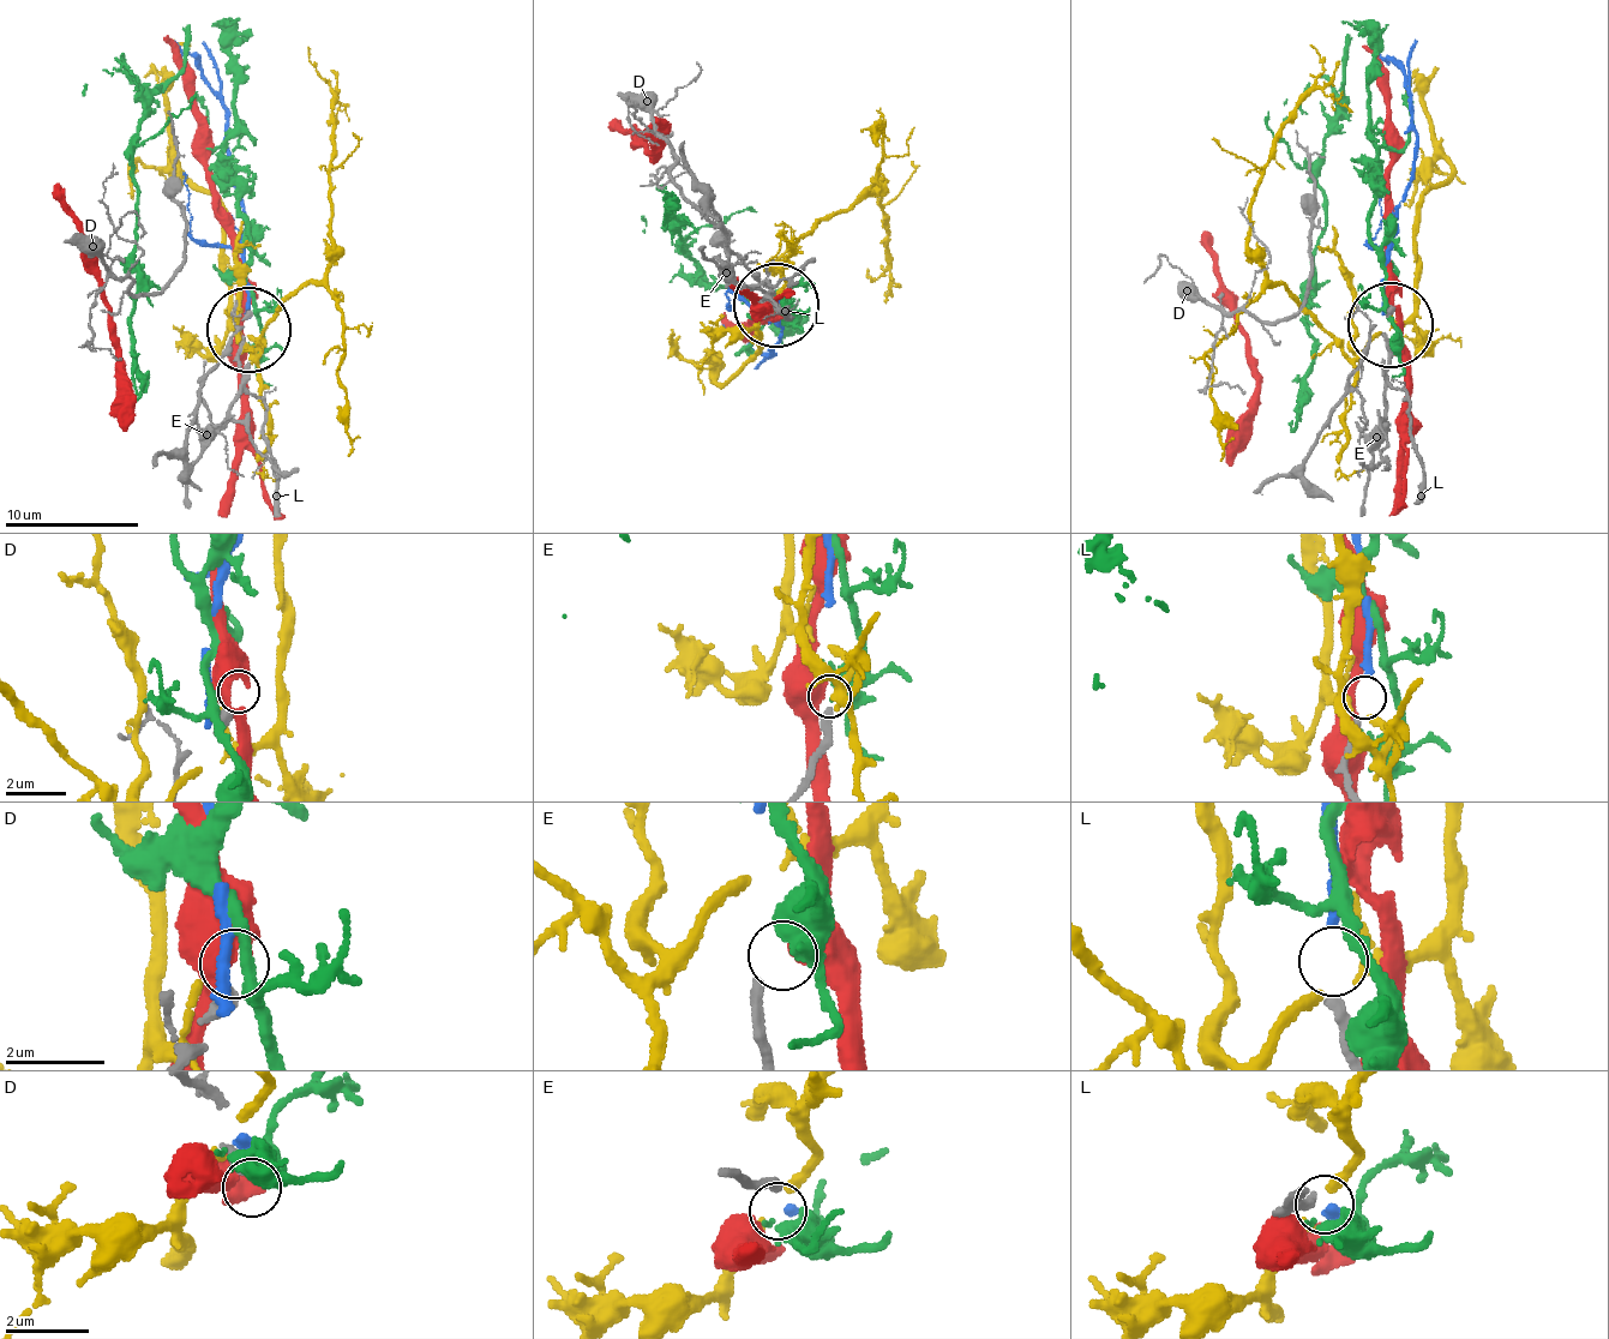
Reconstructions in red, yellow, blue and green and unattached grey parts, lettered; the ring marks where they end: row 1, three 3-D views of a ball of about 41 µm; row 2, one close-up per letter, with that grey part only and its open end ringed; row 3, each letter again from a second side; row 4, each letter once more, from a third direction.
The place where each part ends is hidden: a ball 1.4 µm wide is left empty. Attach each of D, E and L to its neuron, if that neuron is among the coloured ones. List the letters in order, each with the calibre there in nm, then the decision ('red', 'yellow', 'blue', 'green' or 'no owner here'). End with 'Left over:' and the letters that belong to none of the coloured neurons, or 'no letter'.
D: 320 nm thick; no owner here
E: 240 nm thick; green
L: 200 nm thick; blue
Left over: D

